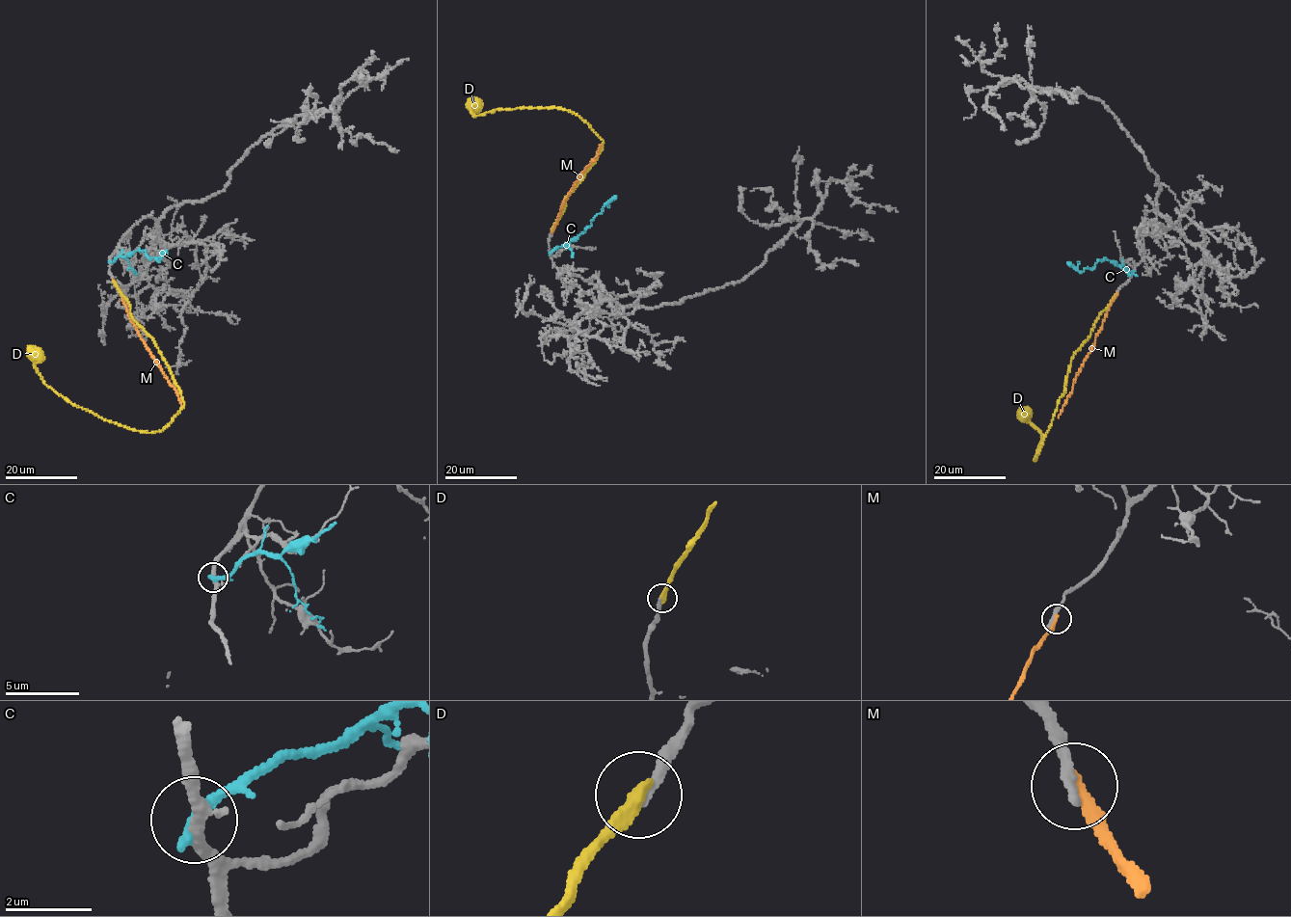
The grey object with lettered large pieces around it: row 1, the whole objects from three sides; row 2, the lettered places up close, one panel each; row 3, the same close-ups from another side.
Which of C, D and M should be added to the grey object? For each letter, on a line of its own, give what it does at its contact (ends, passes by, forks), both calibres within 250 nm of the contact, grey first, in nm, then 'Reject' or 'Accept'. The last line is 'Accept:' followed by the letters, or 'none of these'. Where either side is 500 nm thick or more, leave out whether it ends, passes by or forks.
C: It ends there. Thickness 280 nm (grey) against 360 nm. Reject
D: It ends there. Thickness 240 nm (grey) against 400 nm. Accept
M: It ends there. Thickness 300 nm (grey) against 280 nm. Reject
Accept: D

